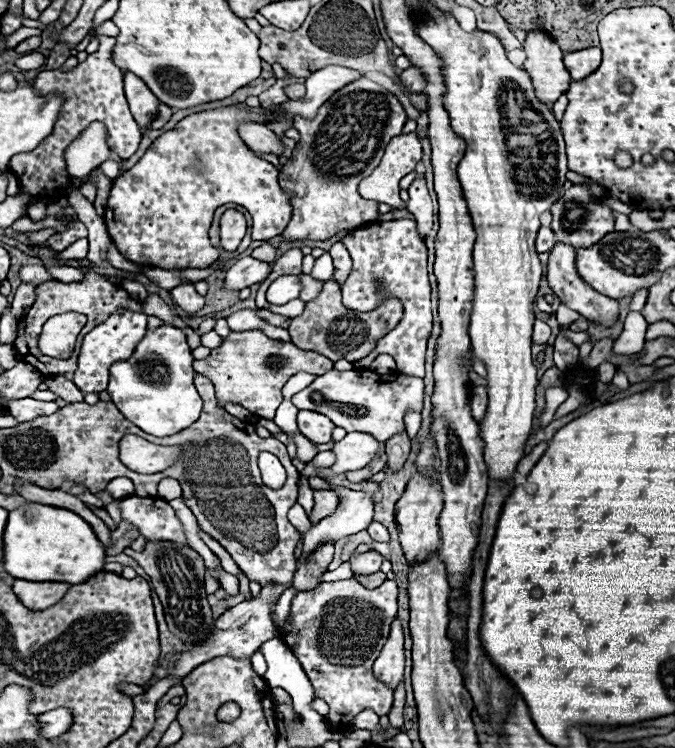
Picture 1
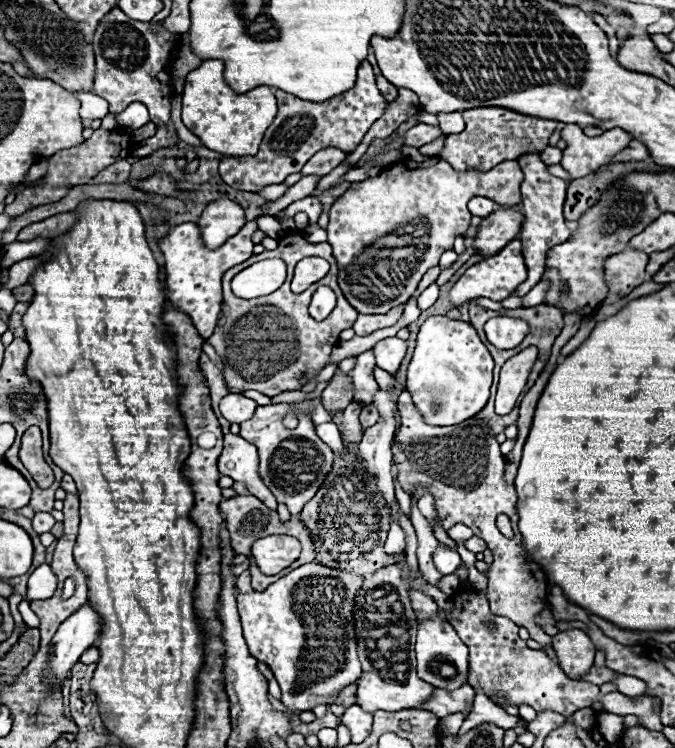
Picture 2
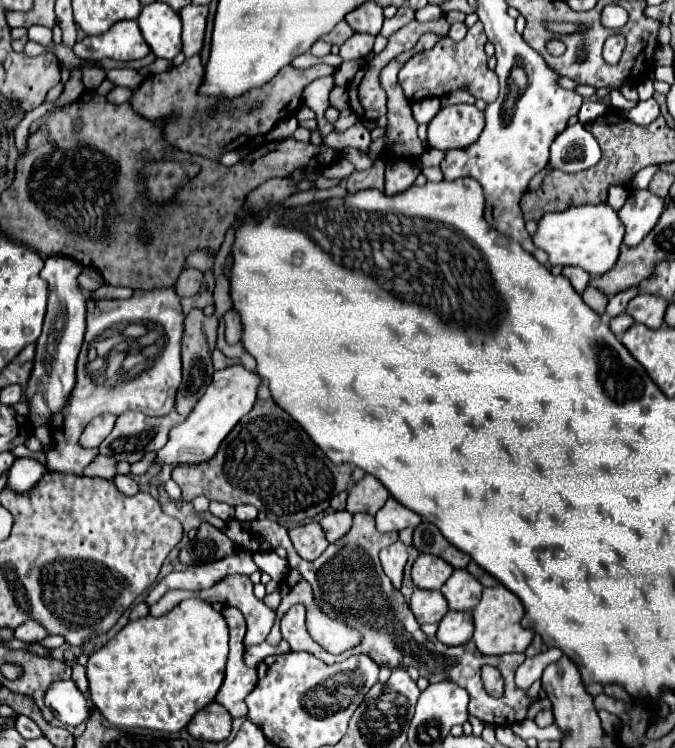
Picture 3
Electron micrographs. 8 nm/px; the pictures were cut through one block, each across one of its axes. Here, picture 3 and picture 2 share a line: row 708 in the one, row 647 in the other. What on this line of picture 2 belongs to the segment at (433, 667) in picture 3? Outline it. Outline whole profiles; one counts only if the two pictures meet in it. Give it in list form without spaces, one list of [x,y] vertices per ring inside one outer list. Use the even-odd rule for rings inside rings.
[[[458,590],[452,598],[452,612],[458,620],[450,620],[442,610],[440,614],[458,630],[464,644],[470,648],[470,678],[468,682],[484,694],[500,692],[508,702],[520,706],[530,704],[534,710],[554,710],[564,718],[580,708],[588,708],[592,700],[598,698],[600,688],[590,682],[570,680],[558,664],[554,664],[542,650],[530,650],[526,642],[518,636],[518,626],[504,616],[494,616],[488,608],[486,598],[476,598],[470,590]],[[486,622],[492,622],[490,628]],[[574,694],[574,696],[564,696]]]

